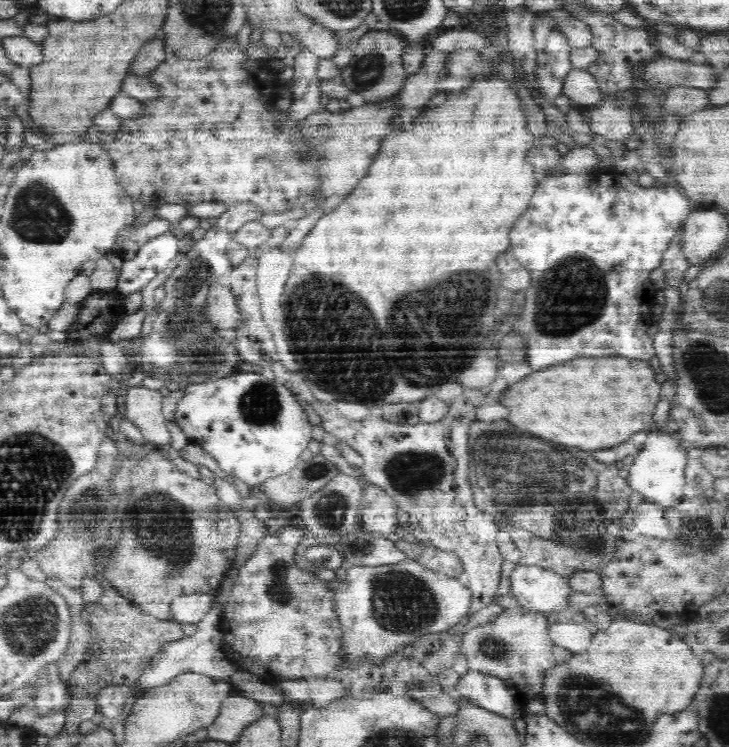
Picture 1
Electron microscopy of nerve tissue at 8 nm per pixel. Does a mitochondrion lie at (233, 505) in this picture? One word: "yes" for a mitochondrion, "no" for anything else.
no

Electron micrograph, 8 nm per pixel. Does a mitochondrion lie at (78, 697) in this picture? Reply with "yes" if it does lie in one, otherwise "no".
no

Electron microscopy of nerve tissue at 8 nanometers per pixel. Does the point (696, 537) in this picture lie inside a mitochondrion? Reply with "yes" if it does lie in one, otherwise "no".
yes

